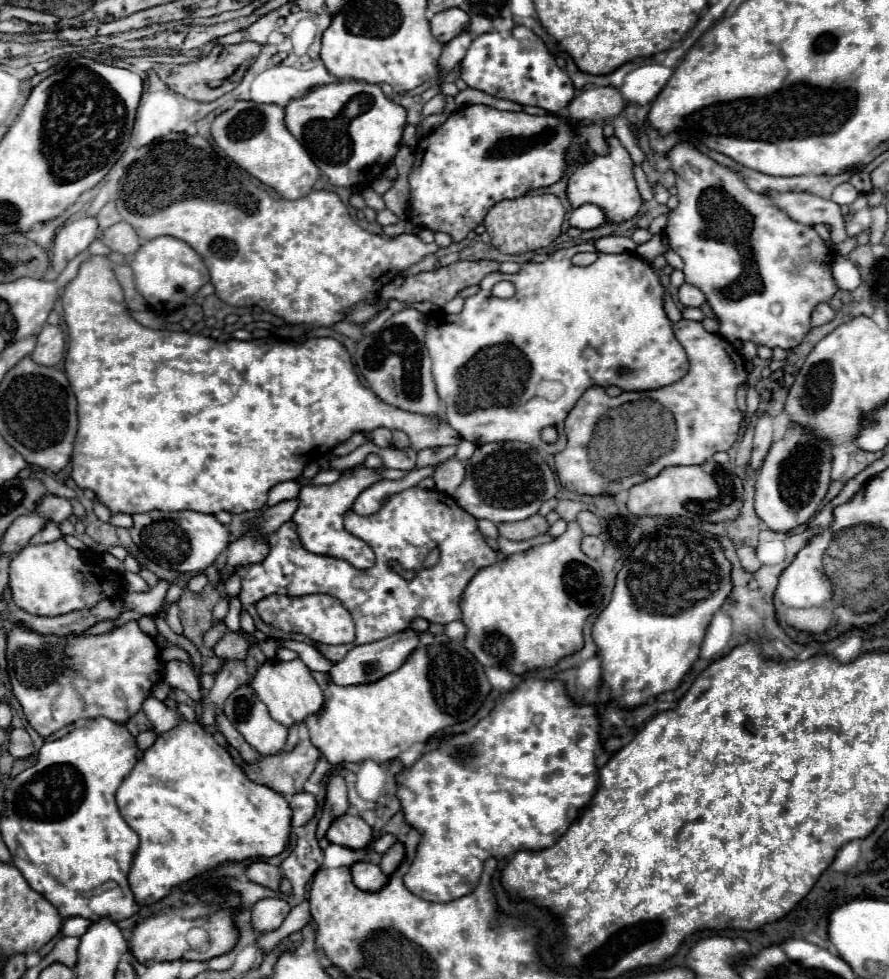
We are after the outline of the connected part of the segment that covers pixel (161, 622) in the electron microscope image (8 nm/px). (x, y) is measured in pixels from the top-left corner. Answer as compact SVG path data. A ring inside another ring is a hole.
M155 615L155 621L157 621L157 629L159 629L159 633L161 633L171 645L179 645L179 647L183 647L183 649L187 649L187 651L191 653L191 657L193 657L193 661L195 661L195 669L199 671L199 653L195 653L195 647L191 645L191 641L187 641L183 635L175 635L175 633L167 627L165 619L161 619L159 615Z

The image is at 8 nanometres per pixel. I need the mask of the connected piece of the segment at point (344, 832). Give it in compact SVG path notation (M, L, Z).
M343 815L335 819L327 831L327 841L347 847L347 849L365 849L373 839L371 827L355 815Z

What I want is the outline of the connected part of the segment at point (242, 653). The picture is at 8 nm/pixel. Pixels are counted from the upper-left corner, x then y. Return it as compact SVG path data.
M225 633L217 645L213 647L215 655L217 657L223 657L223 659L239 659L239 661L245 661L247 657L247 651L249 651L249 641L243 639L243 633Z

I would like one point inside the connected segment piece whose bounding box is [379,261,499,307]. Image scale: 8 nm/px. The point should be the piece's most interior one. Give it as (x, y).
(439, 286)

